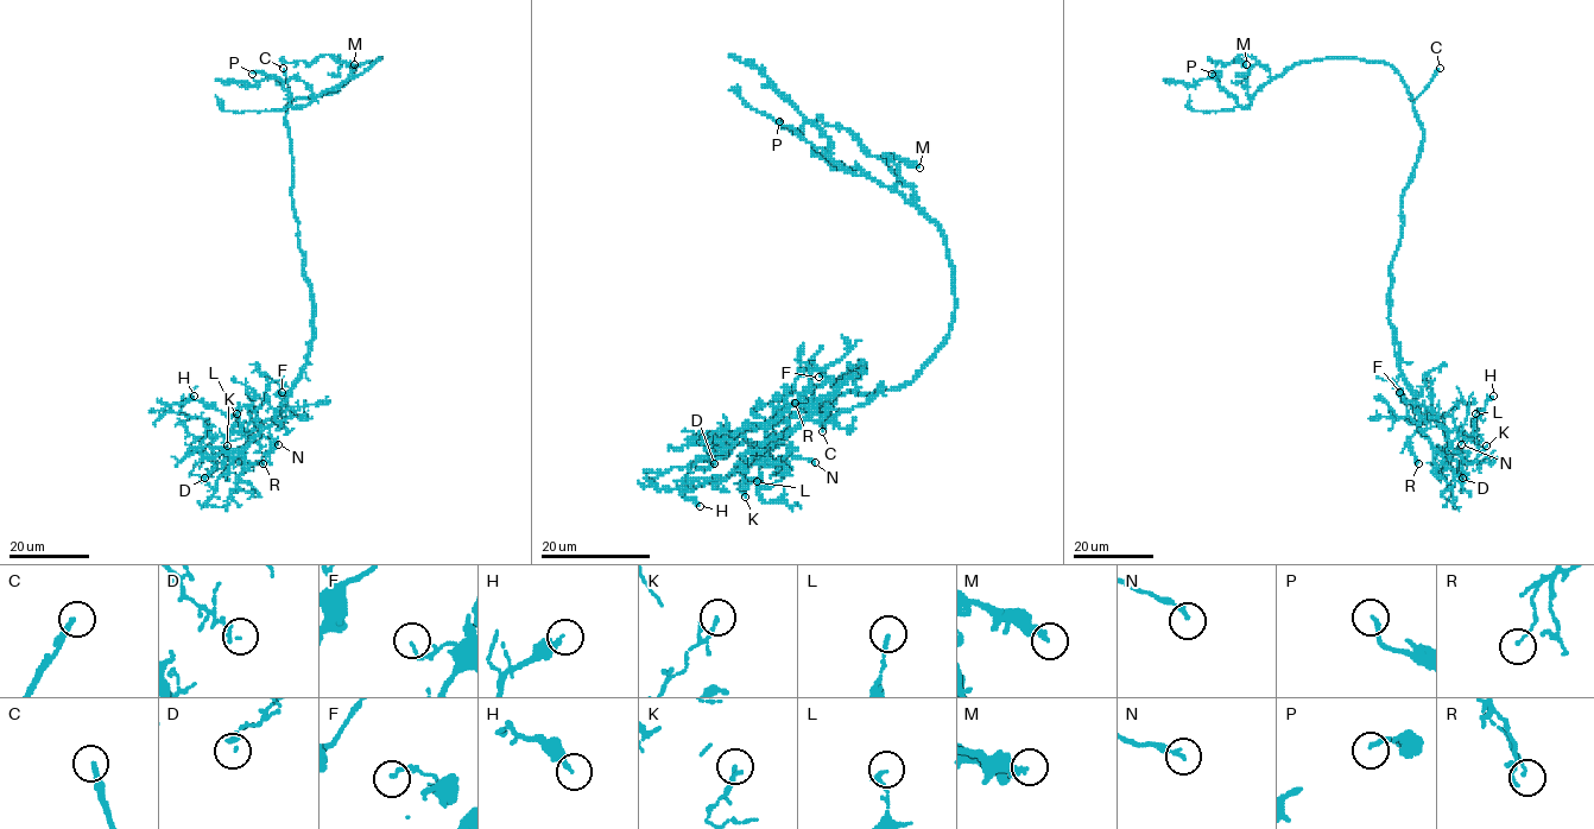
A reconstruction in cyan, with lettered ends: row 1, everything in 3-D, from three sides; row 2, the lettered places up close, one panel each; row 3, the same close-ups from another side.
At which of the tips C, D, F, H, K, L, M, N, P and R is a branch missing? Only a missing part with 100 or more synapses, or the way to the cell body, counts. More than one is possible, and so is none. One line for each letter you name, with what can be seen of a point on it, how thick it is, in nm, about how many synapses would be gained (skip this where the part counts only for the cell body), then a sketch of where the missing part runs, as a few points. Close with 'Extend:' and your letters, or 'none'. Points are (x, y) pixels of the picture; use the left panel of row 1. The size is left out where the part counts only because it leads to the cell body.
C: at (283, 68); 220 nm thick; missing branch runs (283, 68), (277, 48), (254, 7)
Extend: C

